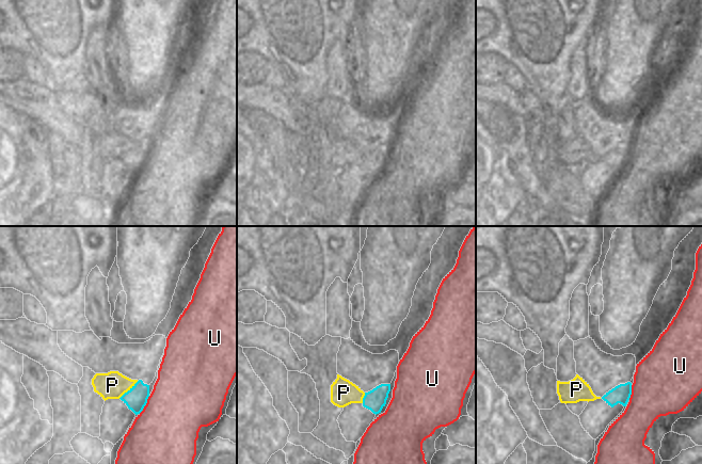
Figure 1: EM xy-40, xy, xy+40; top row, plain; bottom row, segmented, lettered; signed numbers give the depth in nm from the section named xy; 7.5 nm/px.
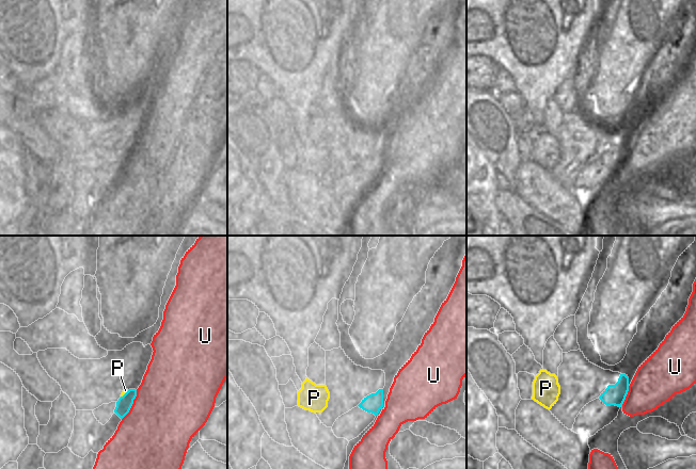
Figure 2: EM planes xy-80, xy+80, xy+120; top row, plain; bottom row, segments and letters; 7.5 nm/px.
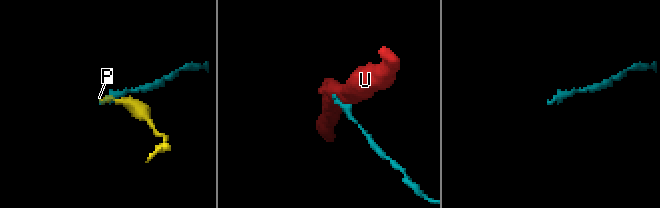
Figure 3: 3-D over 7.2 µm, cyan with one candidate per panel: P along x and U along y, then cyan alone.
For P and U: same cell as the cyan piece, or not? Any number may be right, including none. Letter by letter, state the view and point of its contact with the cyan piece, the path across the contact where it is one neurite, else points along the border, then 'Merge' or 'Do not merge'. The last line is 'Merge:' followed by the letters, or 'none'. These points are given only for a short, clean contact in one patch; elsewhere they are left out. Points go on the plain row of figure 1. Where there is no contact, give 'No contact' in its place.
P: Touches cyan at xy-40 (128, 152). Boundary: xy-40 (138, 142), (118, 159). Do not merge
U: Touches cyan at xy-40 (145, 165). Do not merge
Merge: none.

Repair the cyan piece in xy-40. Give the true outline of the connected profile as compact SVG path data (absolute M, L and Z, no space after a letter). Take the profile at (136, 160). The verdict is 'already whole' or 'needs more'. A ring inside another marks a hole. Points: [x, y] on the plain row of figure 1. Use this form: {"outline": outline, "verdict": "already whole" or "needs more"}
{"outline": "M139 141L127 154L119 160L131 171L135 176L140 175L147 164L149 158L149 146L144 145Z", "verdict": "already whole"}

